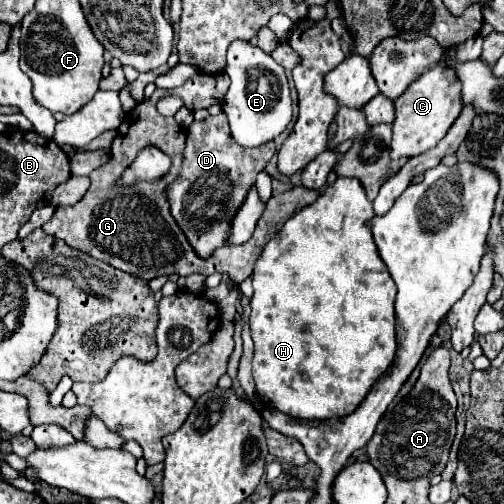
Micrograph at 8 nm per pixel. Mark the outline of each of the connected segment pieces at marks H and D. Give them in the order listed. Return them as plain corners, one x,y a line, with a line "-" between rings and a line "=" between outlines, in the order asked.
338,178
332,186
326,188
318,200
306,208
302,208
298,214
294,214
282,230
266,244
260,258
256,260
254,274
252,274
252,286
254,296
250,300
252,314
250,314
250,330
254,340
254,360
252,360
252,376
256,384
256,394
260,402
268,408
274,408
286,416
300,418
300,420
330,420
334,416
348,416
352,414
360,402
366,398
370,388
376,384
376,380
388,370
388,366
396,358
396,334
394,334
394,296
396,296
396,284
392,278
388,278
386,266
380,262
376,244
372,242
372,232
366,226
366,220
374,216
372,202
368,202
364,188
354,178
=
224,112
218,116
206,116
186,128
182,168
178,178
166,188
166,198
170,202
170,214
186,234
196,256
210,258
216,248
228,244
236,212
256,182
258,172
266,168
274,154
274,142
266,142
258,148
244,148
236,144
230,136

